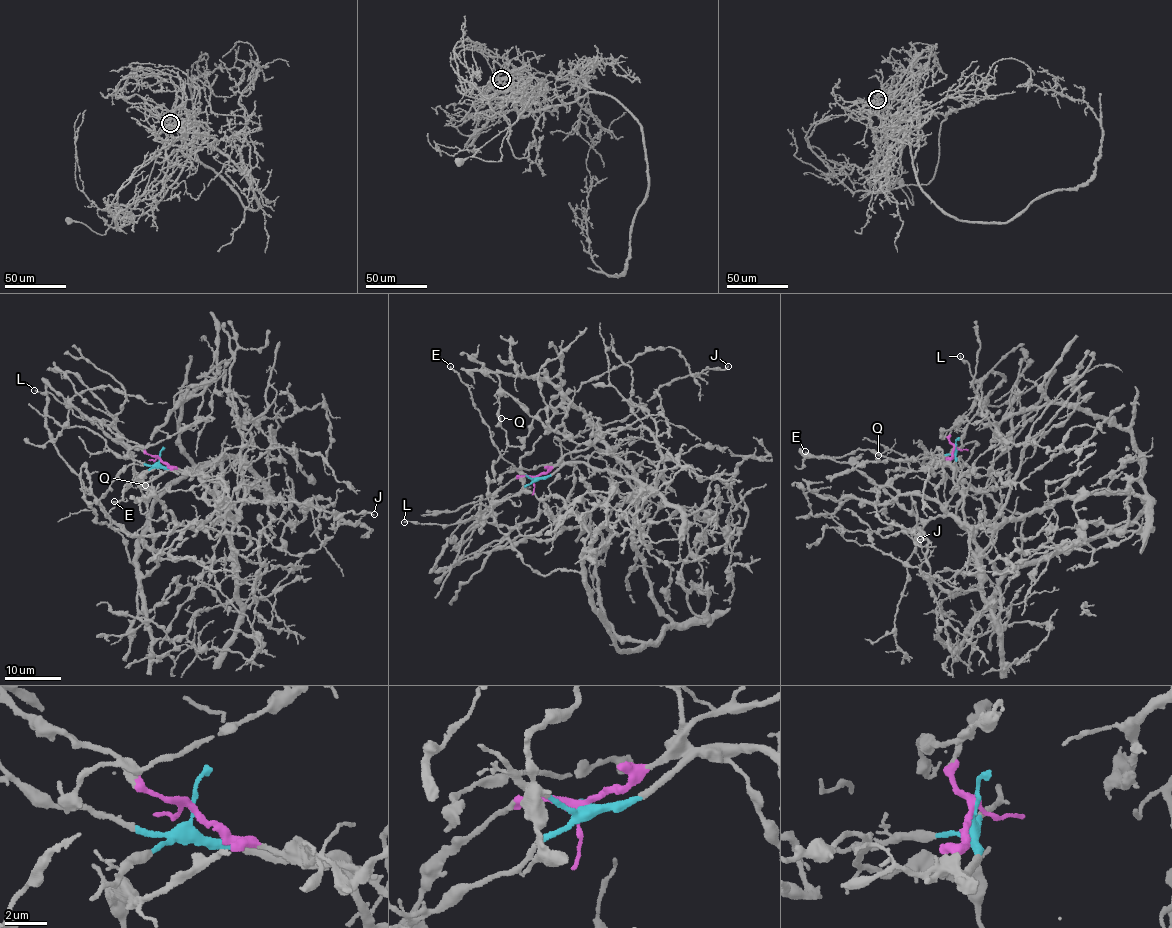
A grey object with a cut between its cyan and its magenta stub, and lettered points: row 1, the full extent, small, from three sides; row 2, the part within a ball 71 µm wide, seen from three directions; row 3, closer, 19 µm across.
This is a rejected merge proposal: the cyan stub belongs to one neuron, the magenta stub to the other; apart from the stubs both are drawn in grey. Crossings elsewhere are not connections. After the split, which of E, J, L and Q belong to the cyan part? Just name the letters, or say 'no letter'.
E

